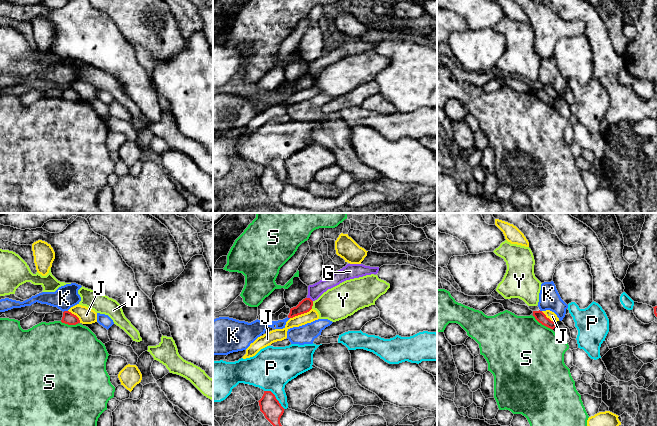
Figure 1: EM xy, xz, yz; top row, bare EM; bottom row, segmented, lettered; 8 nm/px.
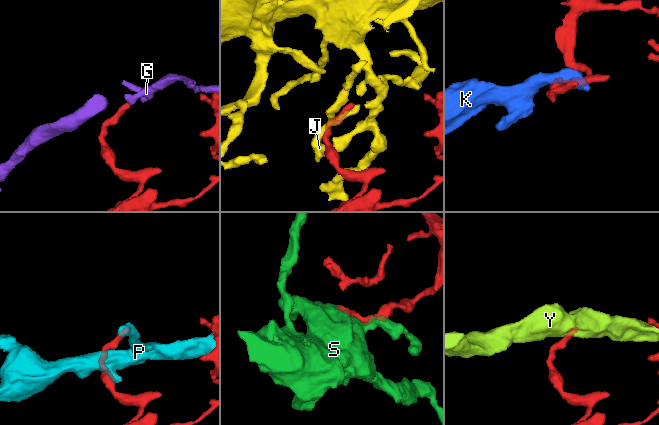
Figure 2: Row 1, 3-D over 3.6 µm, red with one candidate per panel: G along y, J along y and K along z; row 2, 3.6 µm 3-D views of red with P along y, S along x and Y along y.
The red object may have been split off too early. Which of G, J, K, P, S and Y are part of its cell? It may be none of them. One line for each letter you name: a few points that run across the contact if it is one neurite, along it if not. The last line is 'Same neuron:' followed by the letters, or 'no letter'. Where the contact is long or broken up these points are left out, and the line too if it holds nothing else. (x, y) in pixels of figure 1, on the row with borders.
Same neuron: no letter

